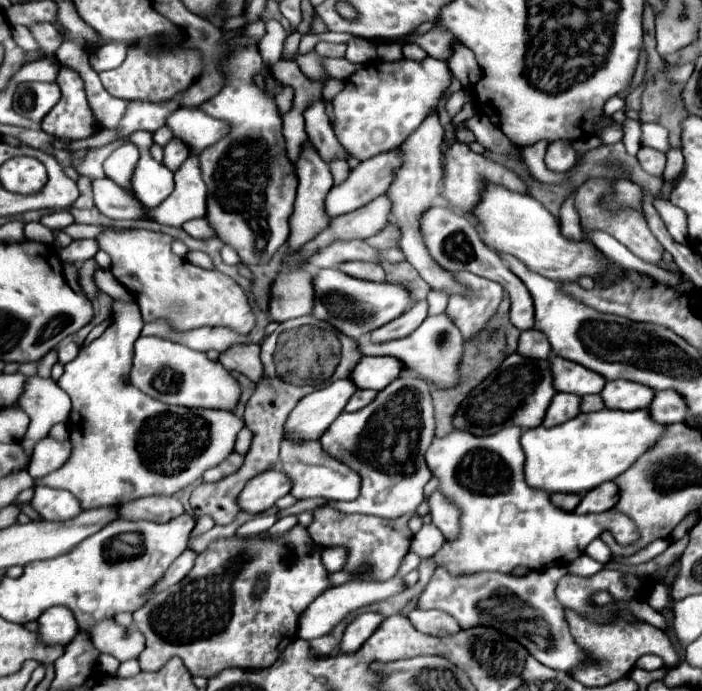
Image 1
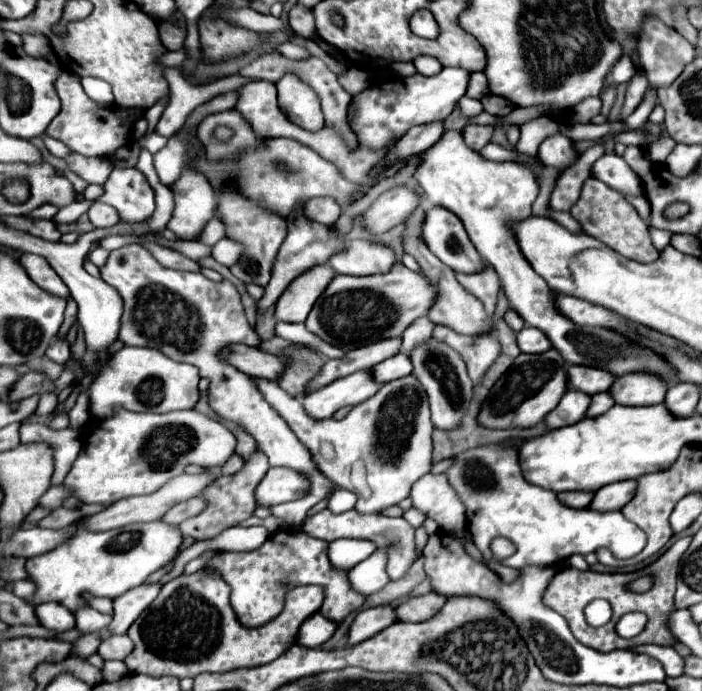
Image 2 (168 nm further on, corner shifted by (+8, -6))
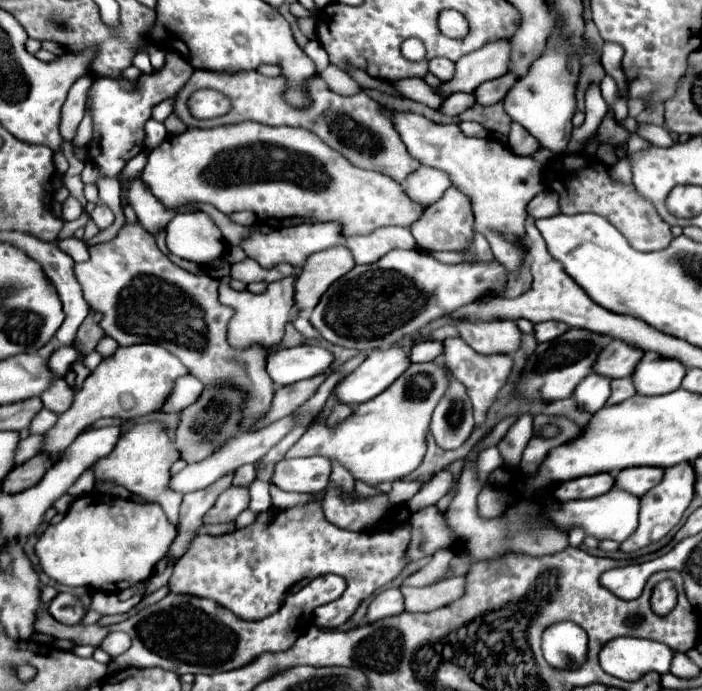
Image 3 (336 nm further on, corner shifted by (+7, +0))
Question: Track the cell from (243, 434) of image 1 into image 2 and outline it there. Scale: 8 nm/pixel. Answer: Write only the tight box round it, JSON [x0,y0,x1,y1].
[222,452,244,475]

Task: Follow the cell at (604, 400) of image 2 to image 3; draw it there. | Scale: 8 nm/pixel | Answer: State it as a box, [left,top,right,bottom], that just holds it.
[606,377,636,405]

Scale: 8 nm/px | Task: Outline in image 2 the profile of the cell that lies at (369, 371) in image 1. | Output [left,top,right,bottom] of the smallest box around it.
[373,353,413,383]

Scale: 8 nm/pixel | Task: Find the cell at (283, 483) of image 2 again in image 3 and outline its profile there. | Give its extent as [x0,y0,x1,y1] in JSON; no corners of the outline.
[270,457,330,493]

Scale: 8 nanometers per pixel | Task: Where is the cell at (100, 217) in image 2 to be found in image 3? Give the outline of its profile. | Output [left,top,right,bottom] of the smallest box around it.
[90,203,114,229]

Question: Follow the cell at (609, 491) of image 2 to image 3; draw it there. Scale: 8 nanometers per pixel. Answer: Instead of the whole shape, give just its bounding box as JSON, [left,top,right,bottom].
[614,467,662,497]

